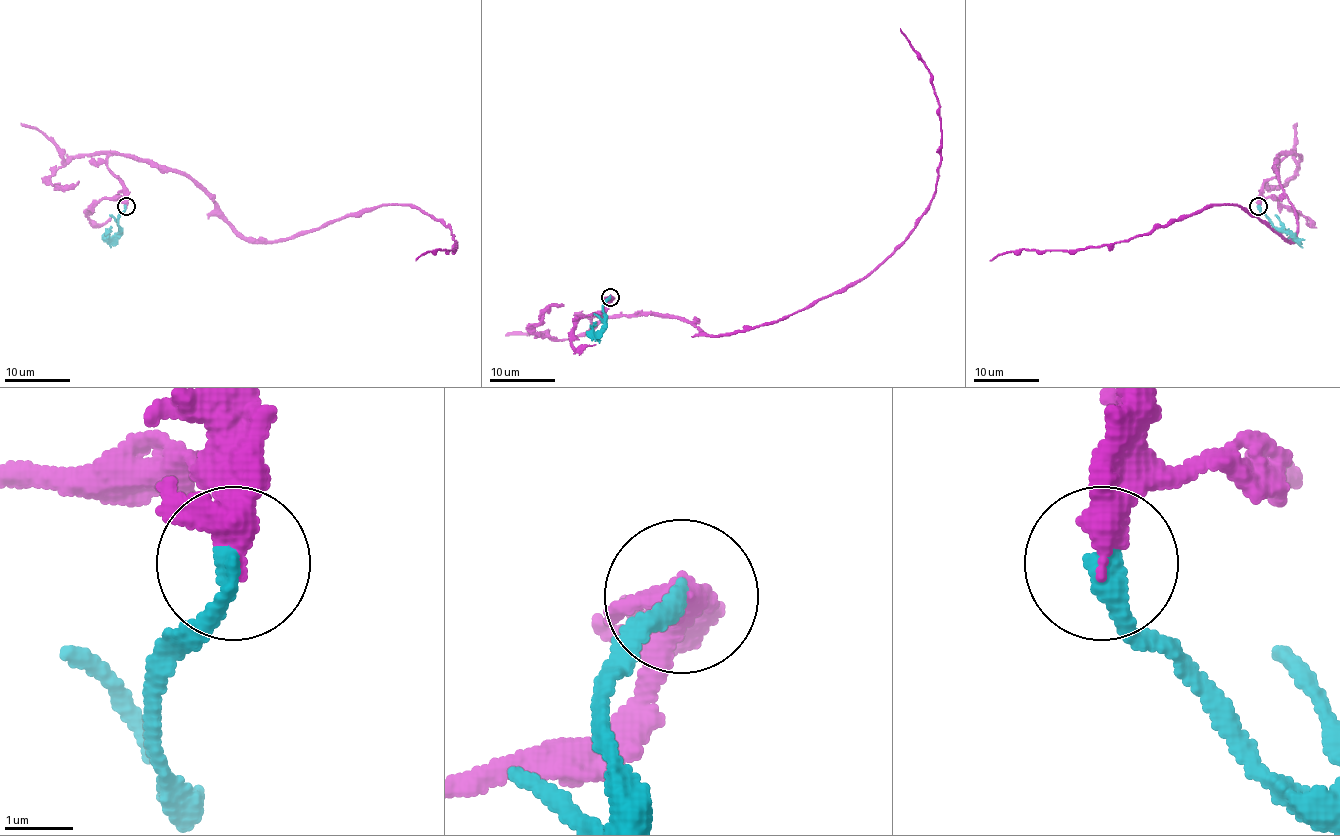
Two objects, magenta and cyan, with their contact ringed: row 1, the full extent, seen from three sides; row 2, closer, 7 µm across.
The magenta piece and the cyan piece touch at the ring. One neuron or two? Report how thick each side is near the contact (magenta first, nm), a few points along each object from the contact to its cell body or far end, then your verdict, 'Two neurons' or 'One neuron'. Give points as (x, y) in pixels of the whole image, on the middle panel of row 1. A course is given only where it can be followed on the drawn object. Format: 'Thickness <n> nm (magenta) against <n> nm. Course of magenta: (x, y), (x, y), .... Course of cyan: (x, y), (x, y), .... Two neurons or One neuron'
Thickness 340 nm (magenta) against 280 nm. Course of magenta: (611, 297), (595, 325), (669, 314), (719, 336), (873, 271), (923, 214), (941, 164), (932, 74), (900, 28). Course of cyan: (610, 297), (603, 305), (603, 325), (598, 330), (593, 330), (595, 322). One neuron

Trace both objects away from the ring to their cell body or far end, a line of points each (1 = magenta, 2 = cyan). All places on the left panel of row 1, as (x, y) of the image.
1: (127, 206), (110, 155), (184, 171), (251, 239), (284, 240), (413, 204), (456, 240), (454, 250), (415, 260)
2: (125, 206), (119, 219), (119, 230), (114, 235), (109, 232), (110, 225)

